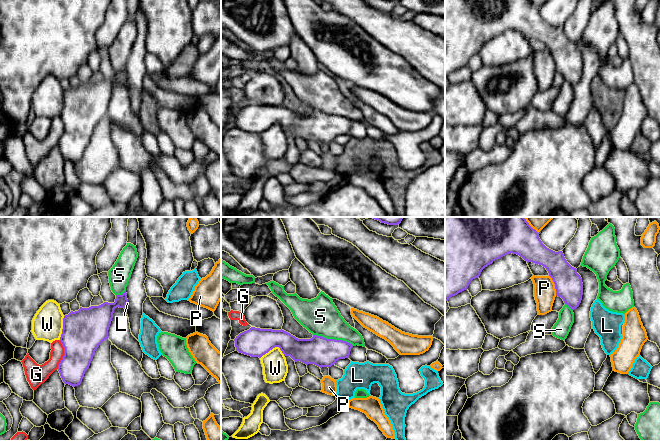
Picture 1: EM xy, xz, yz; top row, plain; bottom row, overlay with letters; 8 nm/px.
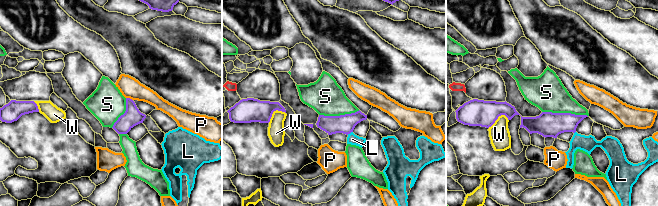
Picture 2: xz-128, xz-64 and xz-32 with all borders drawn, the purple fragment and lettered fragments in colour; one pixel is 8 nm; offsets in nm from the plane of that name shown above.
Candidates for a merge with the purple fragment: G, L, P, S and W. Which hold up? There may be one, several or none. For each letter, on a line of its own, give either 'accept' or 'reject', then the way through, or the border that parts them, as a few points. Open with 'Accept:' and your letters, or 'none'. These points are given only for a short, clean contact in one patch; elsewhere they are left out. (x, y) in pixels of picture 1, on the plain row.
Accept: none
G: reject
L: reject; border along xy (127, 78), (125, 84)
P: reject
S: reject
W: reject

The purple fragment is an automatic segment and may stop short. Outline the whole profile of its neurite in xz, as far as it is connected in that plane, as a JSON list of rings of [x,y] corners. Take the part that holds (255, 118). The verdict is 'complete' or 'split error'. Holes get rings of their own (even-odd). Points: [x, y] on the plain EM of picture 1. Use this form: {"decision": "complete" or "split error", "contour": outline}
{"decision": "complete", "contour": [[[251,103],[240,109],[236,114],[235,123],[239,129],[261,134],[275,123],[279,123],[284,132],[290,132],[295,138],[300,137],[306,141],[314,140],[320,144],[331,143],[339,135],[349,134],[352,120],[335,115],[327,115],[322,112],[313,111],[311,115],[298,115],[284,106],[260,105]]]}

